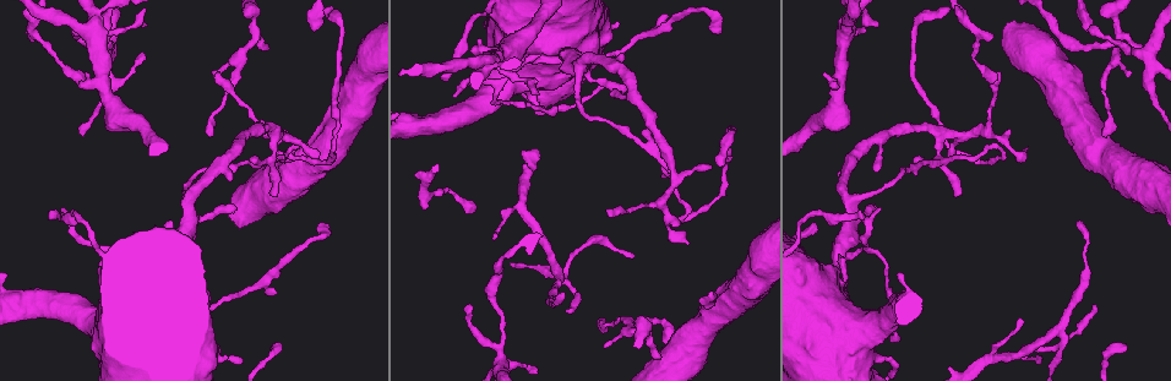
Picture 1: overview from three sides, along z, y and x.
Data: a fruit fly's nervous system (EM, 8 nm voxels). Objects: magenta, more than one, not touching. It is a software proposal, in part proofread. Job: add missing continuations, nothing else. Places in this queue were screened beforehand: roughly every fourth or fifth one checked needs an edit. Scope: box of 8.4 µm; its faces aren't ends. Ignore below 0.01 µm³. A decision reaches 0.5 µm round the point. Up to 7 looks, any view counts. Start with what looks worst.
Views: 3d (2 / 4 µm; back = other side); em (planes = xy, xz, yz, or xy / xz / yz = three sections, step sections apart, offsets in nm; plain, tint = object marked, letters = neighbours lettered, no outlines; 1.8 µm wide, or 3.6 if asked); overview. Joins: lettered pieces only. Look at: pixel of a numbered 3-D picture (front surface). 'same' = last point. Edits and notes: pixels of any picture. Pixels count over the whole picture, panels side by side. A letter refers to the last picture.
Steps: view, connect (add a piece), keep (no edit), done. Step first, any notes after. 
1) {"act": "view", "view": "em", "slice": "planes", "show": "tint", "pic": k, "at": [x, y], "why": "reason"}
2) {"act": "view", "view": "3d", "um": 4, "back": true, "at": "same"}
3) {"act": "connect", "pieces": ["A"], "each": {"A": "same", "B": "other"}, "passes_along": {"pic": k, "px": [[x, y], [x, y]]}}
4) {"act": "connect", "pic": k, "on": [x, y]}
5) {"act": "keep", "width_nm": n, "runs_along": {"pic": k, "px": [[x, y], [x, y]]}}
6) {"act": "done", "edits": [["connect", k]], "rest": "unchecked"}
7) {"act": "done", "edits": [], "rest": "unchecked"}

{"act": "view", "view": "3d", "um": 4, "pic": 1, "at": [476, 206], "why": "free end"}

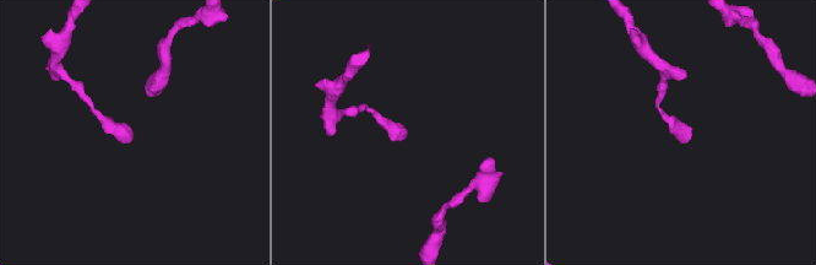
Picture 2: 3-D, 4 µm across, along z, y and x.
{"act": "view", "view": "em", "slice": "planes", "show": "letters", "pic": 2, "at": [404, 127], "why": "shape alone is not enough"}

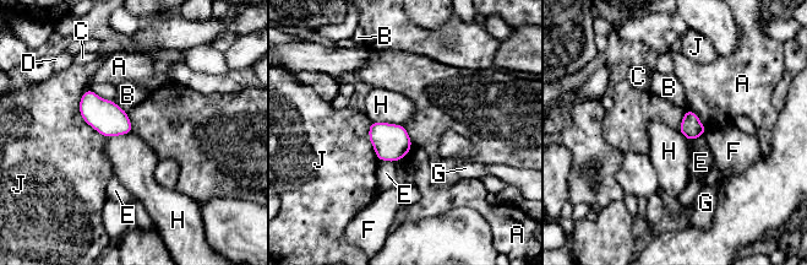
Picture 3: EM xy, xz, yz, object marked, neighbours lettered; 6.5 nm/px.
{"act": "keep", "each": {"A": "other", "B": "other", "C": "other", "D": "other", "E": "other", "F": "other", "G": "other", "H": "other", "J": "other"}, "border": {"pic": 3, "px": [[371, 120], [402, 124], [404, 126]]}, "found": "no lettered piece goes on from it"}

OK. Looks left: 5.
{"act": "view", "view": "em", "um": 3.6, "slice": "xz", "step": 16, "show": "tint", "pic": 1, "at": [830, 275], "why": "touches itself"}

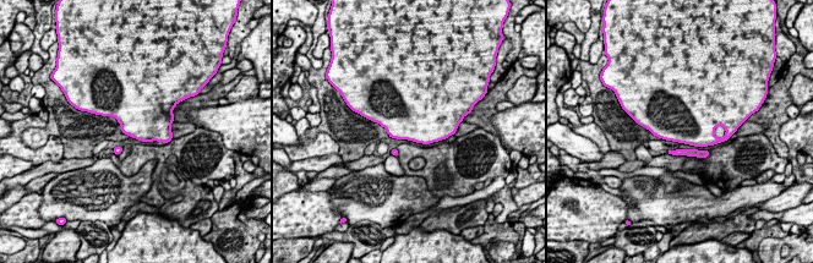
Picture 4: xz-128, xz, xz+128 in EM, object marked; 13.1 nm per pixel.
{"act": "view", "view": "em", "um": 3.6, "slice": "planes", "show": "tint", "at": "same"}

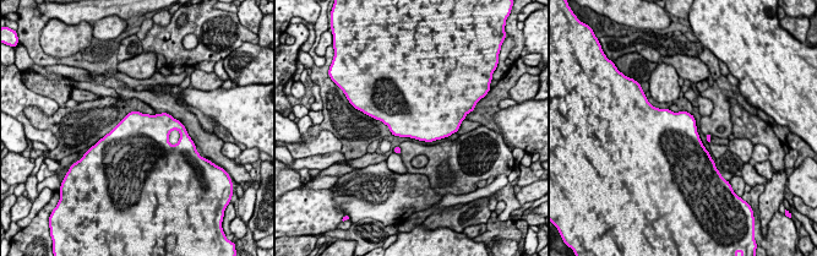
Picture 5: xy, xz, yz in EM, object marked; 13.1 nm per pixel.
{"act": "view", "view": "em", "um": 3.6, "slice": "planes", "show": "letters", "at": "same", "why": "see the neighbours"}

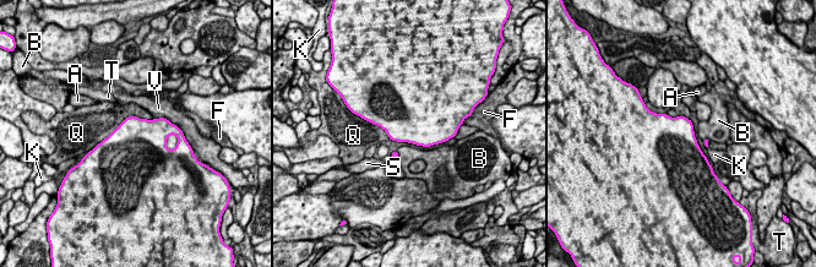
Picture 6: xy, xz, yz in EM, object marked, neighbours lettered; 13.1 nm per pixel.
{"act": "keep", "longest_contact_nm": ["Q", 850], "each": {"A": "other", "B": "other", "F": "other", "K": "other", "Q": "other", "S": "other", "T": "other", "V": "other"}, "found": "none of them fits"}

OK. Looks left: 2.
{"act": "view", "view": "em", "um": 3.6, "slice": "yz", "step": 16, "show": "plain", "pic": 1, "at": [1040, 360], "why": "free end"}

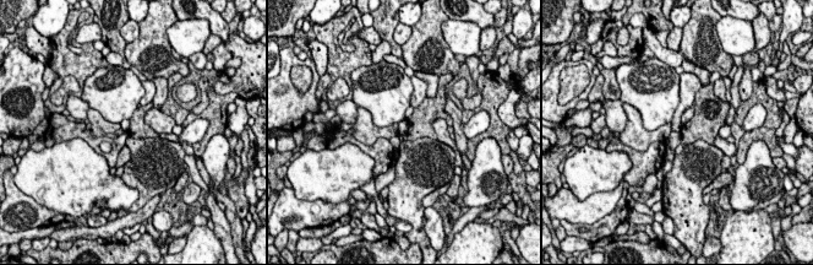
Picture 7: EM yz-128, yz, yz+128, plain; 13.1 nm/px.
{"act": "view", "view": "em", "um": 3.6, "slice": "yz", "step": 16, "show": "letters", "at": "same", "why": "see the neighbours"}

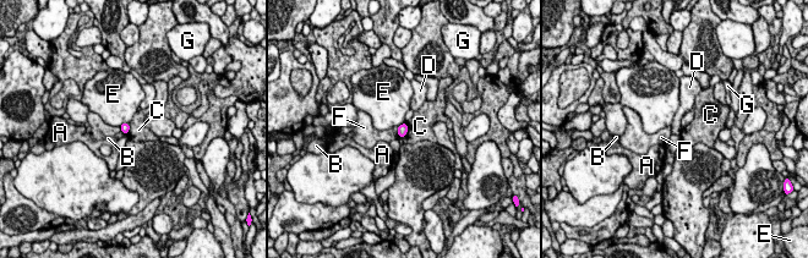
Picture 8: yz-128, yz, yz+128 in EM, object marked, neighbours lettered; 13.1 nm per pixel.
{"act": "keep", "each": {"A": "other", "B": "other", "C": "other", "D": "other", "E": "other", "F": "other", "G": "other"}, "border": {"pic": 8, "px": [[407, 124], [407, 133], [404, 136]]}, "found": "none of them fits"}

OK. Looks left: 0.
{"act": "done", "edits": [], "rest": "unchecked"}

